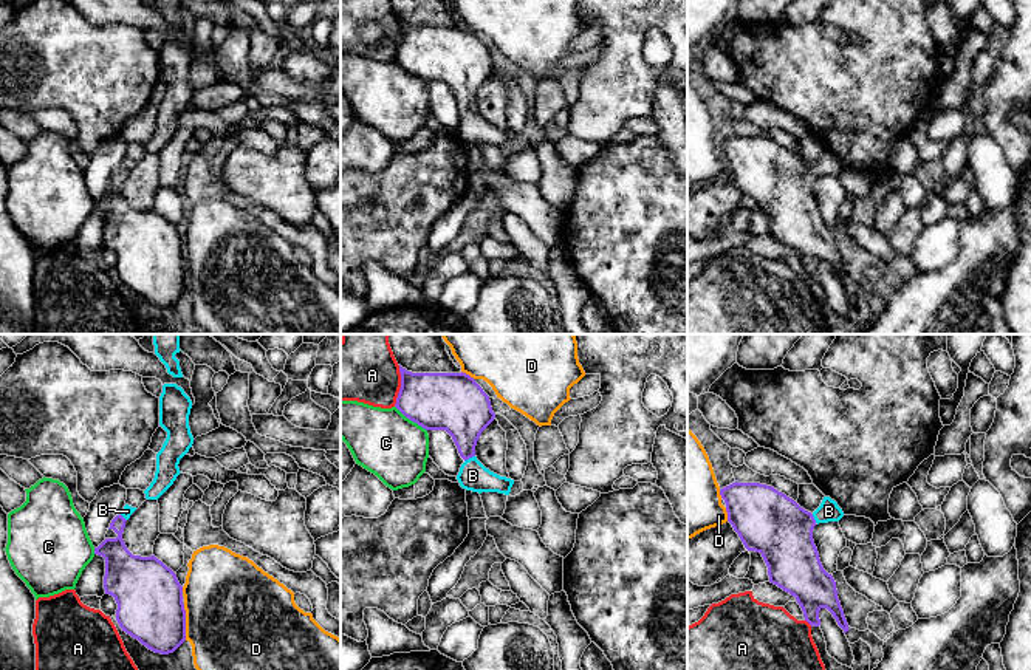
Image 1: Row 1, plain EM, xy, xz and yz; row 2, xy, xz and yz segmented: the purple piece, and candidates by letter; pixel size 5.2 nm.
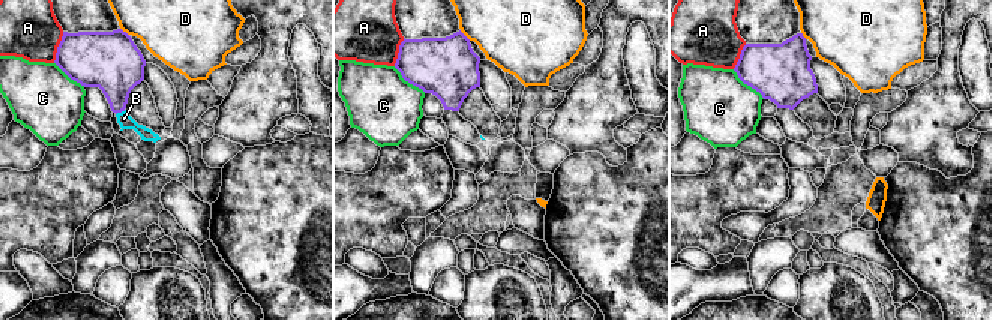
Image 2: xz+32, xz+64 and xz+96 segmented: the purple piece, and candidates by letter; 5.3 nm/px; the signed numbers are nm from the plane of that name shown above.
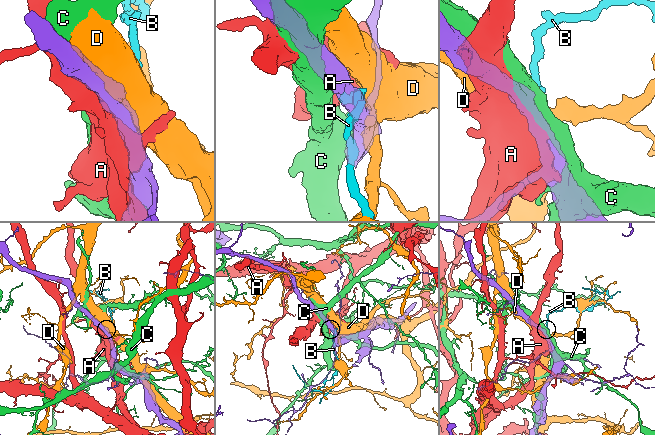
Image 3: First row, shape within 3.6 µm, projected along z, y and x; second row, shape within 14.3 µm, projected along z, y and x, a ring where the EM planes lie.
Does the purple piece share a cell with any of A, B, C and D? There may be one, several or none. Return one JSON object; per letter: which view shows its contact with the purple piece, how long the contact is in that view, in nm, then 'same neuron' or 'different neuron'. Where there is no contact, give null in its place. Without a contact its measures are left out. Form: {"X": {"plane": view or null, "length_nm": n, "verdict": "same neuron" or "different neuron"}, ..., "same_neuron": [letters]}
{"A": {"plane": "xz", "length_nm": 220, "verdict": "different neuron"}, "B": {"plane": "xz", "length_nm": 70, "verdict": "same neuron"}, "C": {"plane": "xz", "length_nm": 220, "verdict": "different neuron"}, "D": {"plane": "xy", "length_nm": 190, "verdict": "different neuron"}, "same_neuron": ["B"]}

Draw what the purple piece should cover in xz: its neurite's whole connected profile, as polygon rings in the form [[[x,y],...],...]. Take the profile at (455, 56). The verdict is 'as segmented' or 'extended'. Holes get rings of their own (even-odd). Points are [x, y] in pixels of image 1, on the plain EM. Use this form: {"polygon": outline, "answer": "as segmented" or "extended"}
{"polygon": [[[399,19],[401,42],[395,60],[410,74],[426,84],[446,84],[464,116],[457,133],[460,139],[472,145],[498,145],[509,149],[514,133],[500,130],[486,122],[475,110],[475,99],[481,85],[494,74],[489,50],[466,26],[412,26]]], "answer": "extended"}

